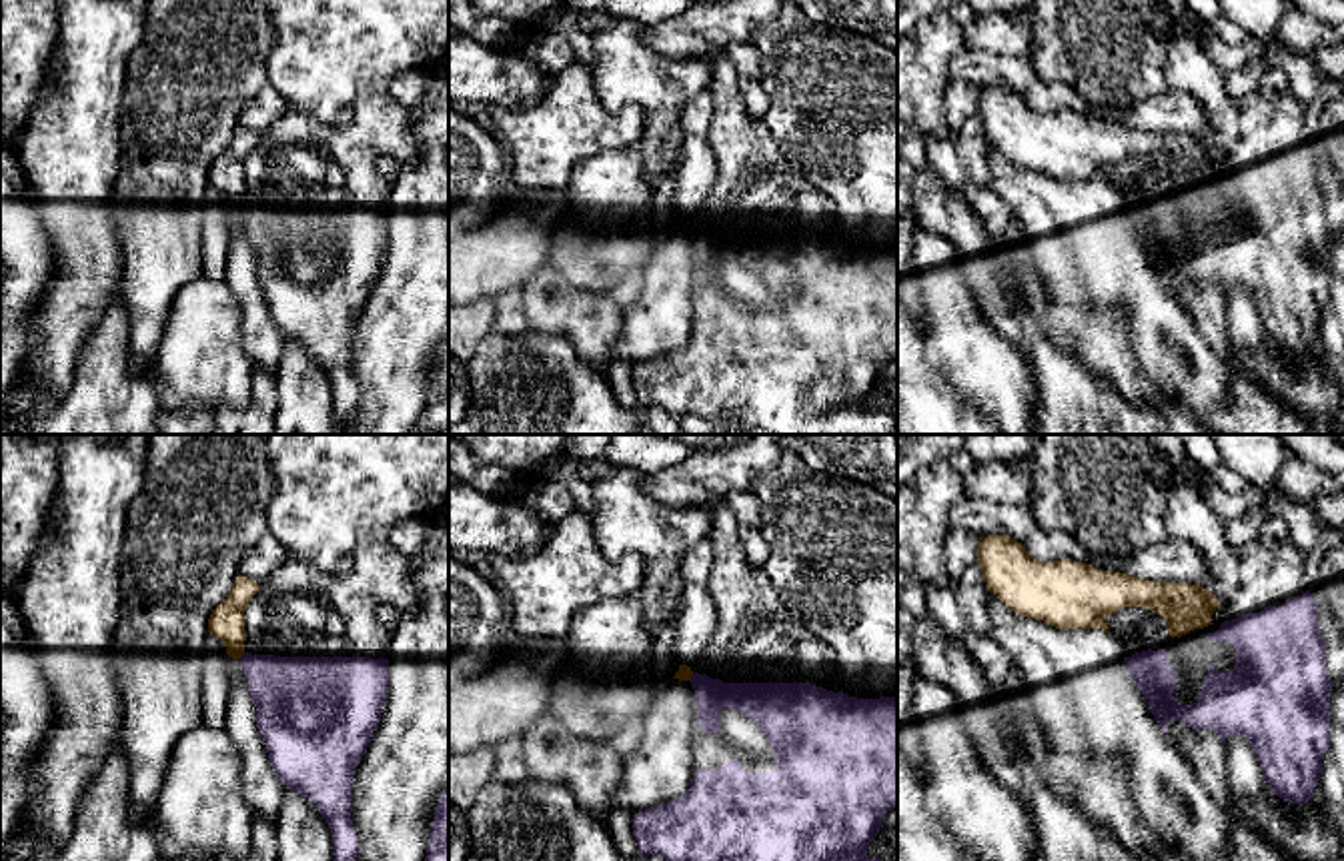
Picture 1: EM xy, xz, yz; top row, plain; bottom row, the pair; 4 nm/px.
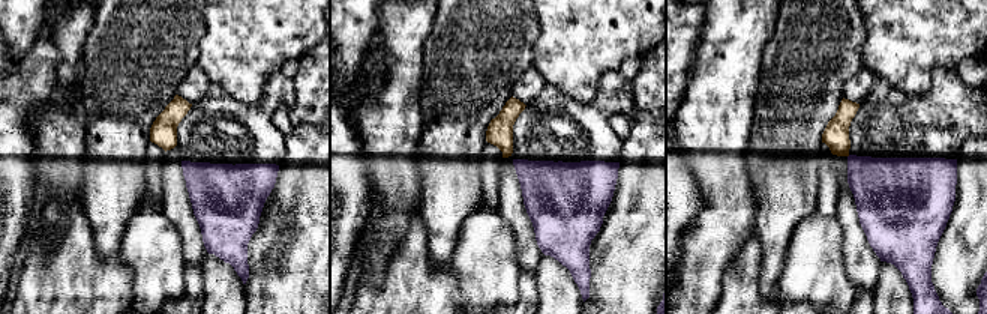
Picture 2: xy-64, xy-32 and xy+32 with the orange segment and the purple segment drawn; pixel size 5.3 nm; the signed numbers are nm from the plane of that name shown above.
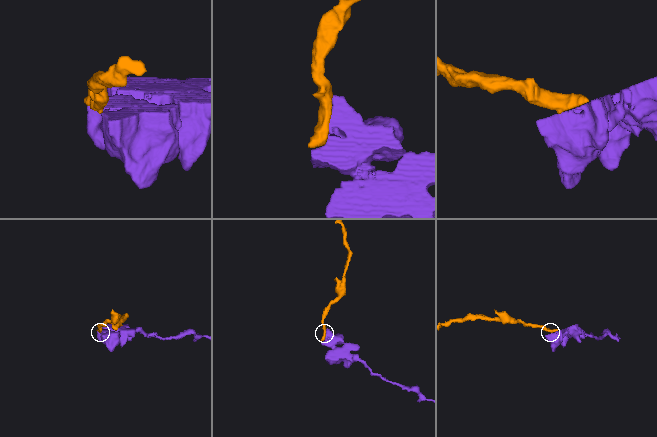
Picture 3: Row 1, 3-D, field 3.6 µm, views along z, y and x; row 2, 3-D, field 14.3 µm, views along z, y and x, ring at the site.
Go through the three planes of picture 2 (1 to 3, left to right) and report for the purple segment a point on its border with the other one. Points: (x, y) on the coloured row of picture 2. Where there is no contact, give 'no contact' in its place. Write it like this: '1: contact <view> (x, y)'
1: no contact
2: no contact
3: no contact

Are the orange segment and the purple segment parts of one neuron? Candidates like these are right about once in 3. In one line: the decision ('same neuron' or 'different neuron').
different neuron

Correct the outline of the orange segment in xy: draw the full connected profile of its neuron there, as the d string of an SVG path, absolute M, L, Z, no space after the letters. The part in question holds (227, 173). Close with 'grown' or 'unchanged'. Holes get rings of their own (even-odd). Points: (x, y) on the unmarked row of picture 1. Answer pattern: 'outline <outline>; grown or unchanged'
outline M238 126L226 150L216 156L208 170L208 184L224 194L226 206L232 210L244 206L244 162L258 140L260 136L256 132Z; unchanged

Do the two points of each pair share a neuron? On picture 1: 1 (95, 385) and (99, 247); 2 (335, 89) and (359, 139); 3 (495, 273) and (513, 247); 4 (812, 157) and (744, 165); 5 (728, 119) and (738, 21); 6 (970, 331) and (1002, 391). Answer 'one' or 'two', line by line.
1: two
2: two
3: one
4: two
5: two
6: one

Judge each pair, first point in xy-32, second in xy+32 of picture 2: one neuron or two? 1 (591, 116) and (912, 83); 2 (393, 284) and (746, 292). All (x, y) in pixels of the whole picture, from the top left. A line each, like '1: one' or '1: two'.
1: two
2: one

